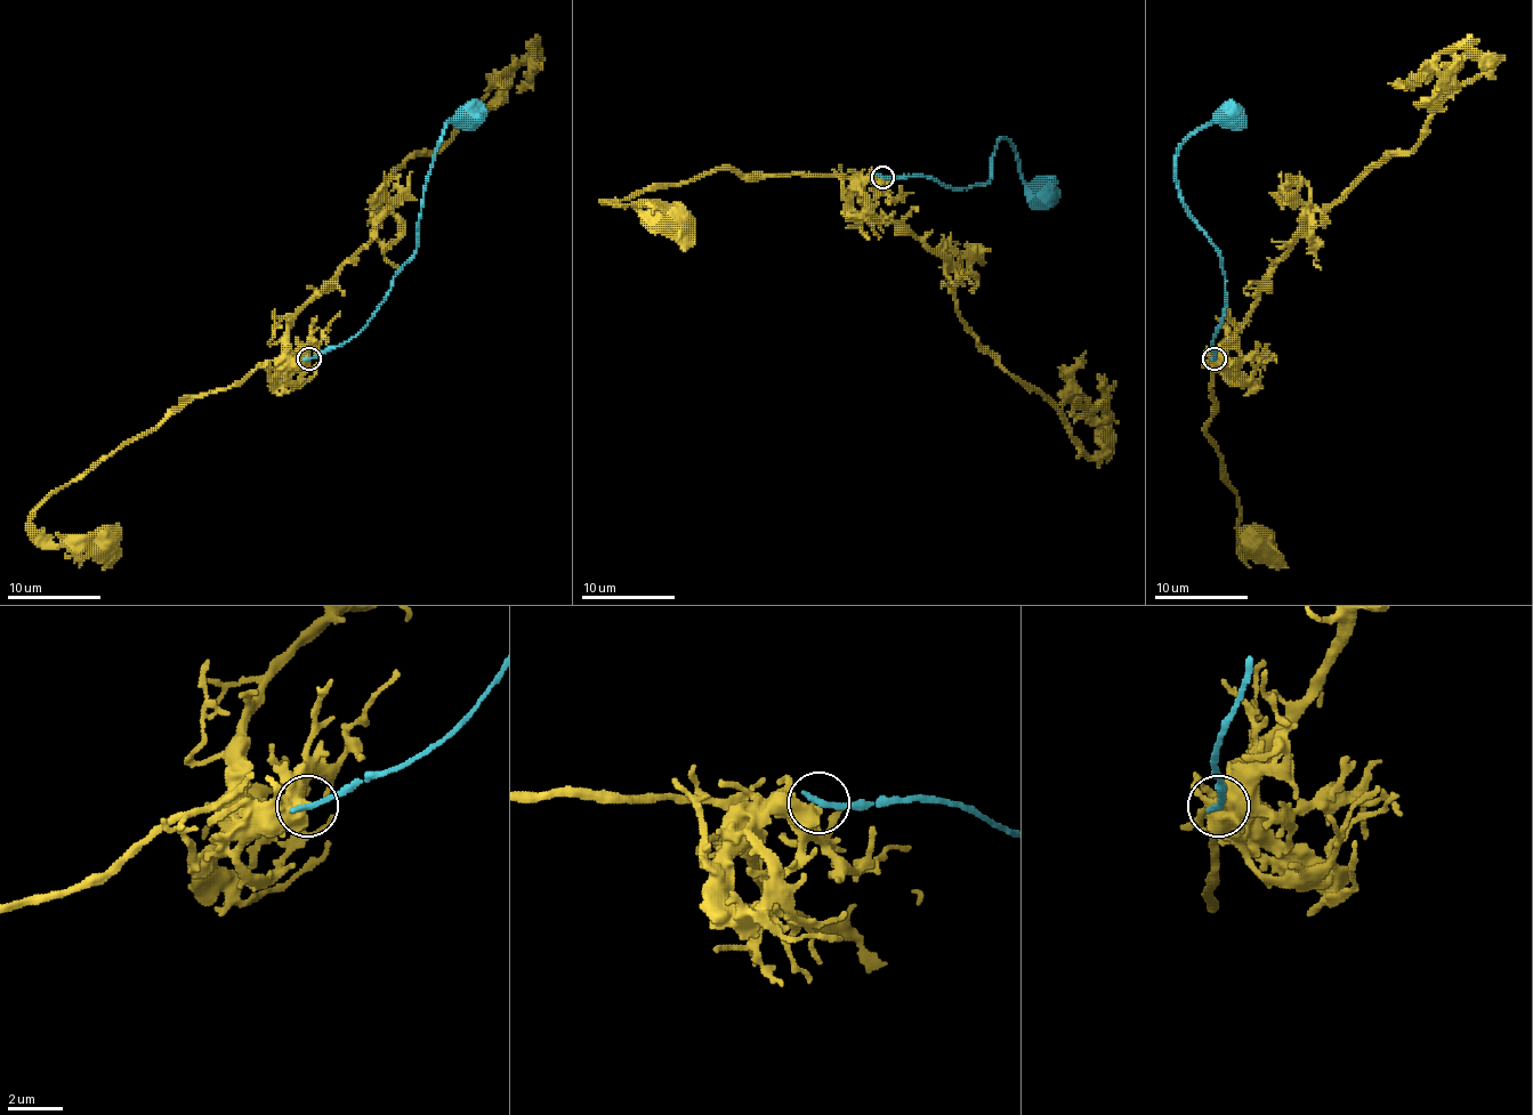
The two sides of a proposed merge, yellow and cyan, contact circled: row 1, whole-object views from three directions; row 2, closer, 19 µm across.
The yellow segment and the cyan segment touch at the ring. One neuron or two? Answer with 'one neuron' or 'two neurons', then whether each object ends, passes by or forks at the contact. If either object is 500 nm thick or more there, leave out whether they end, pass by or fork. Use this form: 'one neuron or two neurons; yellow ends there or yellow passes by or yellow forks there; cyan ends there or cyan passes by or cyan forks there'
two neurons

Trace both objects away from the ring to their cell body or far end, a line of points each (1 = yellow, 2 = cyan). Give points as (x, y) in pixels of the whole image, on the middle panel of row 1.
1: (880, 176), (853, 180), (716, 169), (604, 202), (674, 216)
2: (882, 176), (929, 176), (951, 188), (983, 186), (997, 146), (1006, 139), (1023, 178), (1057, 198)

